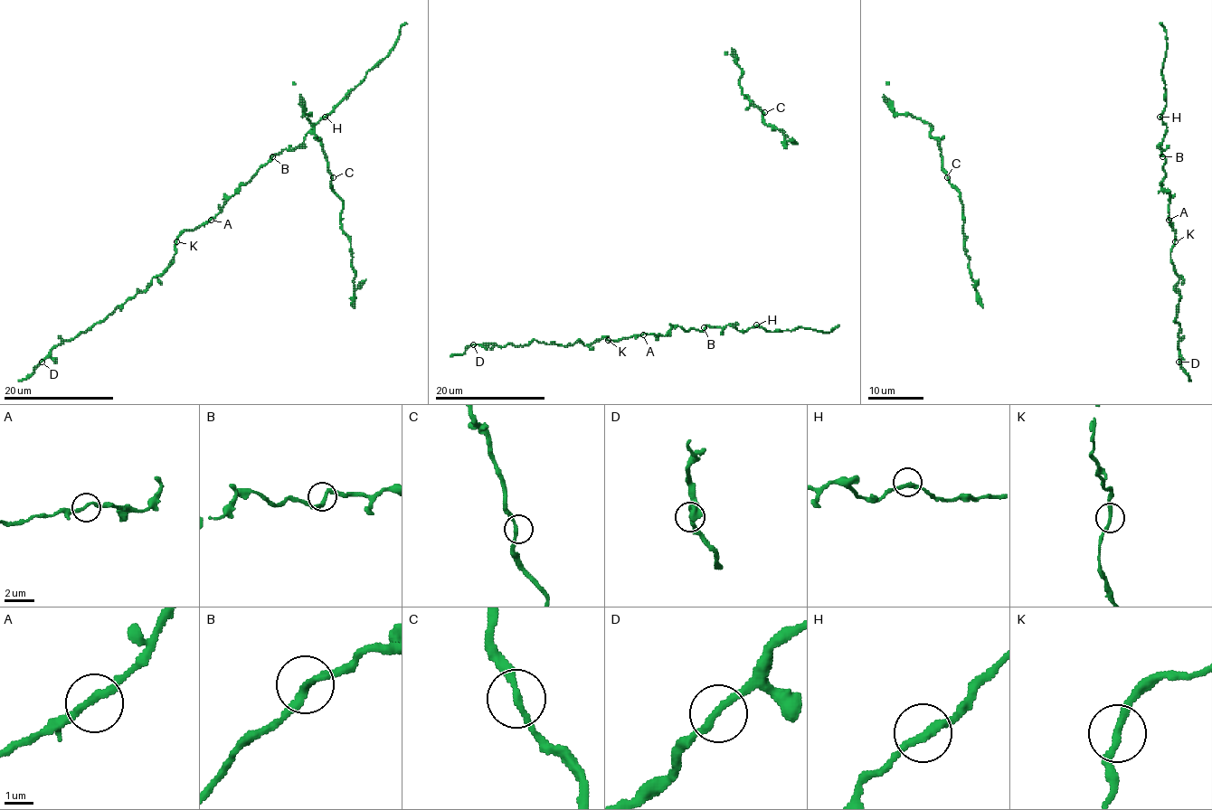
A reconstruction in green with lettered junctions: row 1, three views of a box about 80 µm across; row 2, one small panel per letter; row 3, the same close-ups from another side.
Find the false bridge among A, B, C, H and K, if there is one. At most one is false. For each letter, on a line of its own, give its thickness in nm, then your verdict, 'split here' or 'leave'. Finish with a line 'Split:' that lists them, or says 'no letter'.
A: 220 nm thick; leave
B: 240 nm thick; leave
C: 200 nm thick; leave
H: 260 nm thick; leave
K: 240 nm thick; split here
Split: K

